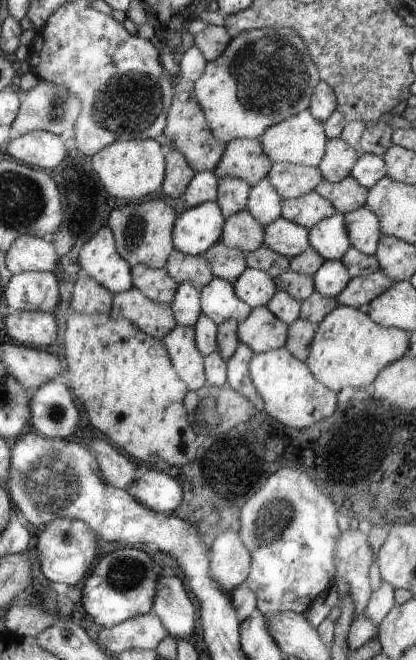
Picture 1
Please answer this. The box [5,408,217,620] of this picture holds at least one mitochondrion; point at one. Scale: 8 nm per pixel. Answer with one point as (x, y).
(49, 484)

